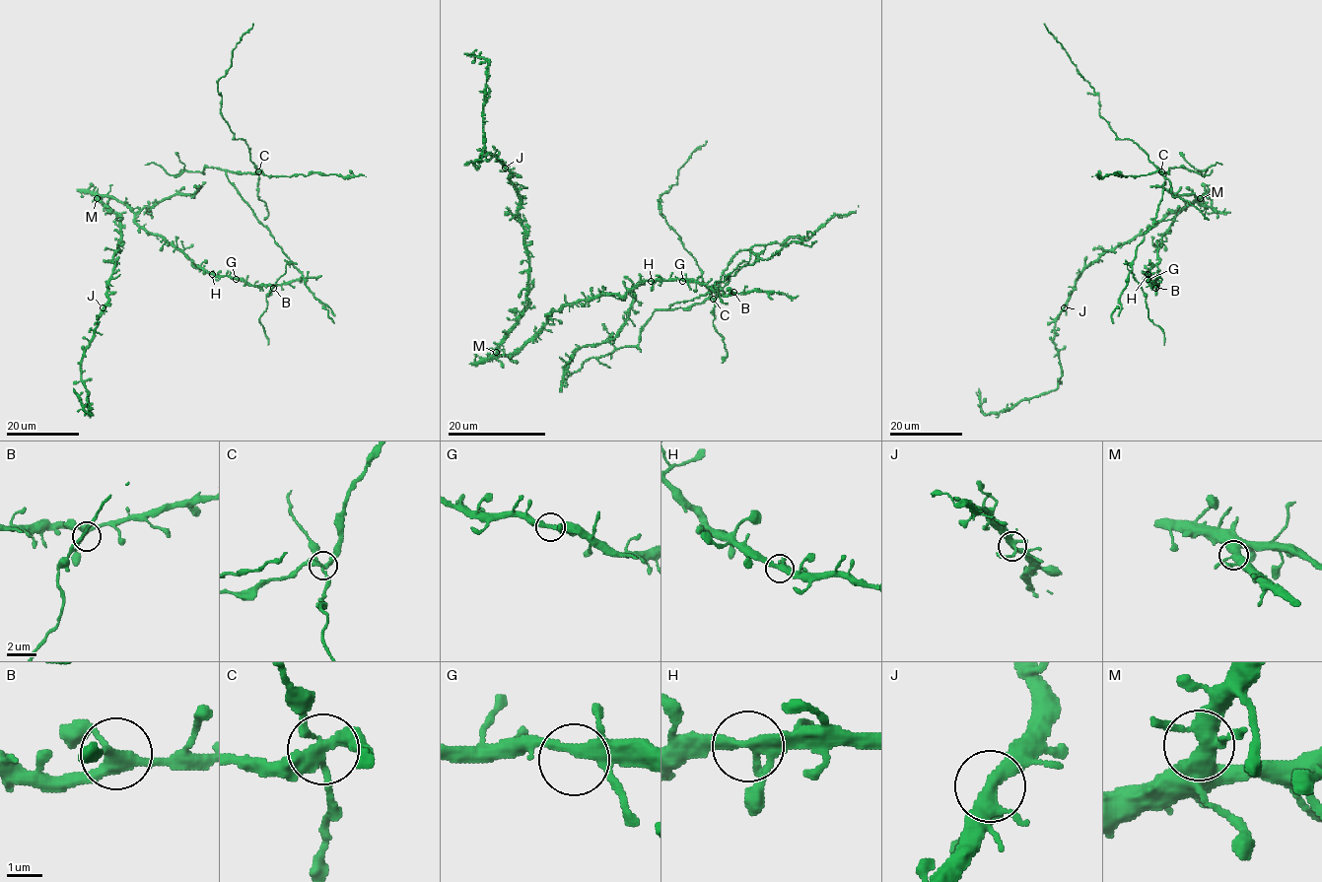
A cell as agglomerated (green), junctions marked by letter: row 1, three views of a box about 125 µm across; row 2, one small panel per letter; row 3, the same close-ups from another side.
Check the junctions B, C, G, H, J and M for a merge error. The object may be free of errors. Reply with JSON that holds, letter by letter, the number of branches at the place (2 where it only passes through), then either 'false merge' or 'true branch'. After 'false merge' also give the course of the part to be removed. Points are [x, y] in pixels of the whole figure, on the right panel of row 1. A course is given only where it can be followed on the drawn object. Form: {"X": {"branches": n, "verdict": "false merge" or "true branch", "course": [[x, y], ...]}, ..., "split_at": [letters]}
{"B": {"branches": 4, "verdict": "true branch"}, "C": {"branches": 4, "verdict": "false merge", "course": [[1161, 171], [1167, 170], [1156, 217], [1127, 268], [1146, 296], [1148, 317], [1164, 333], [1164, 345]]}, "G": {"branches": 4, "verdict": "true branch"}, "H": {"branches": 4, "verdict": "true branch"}, "J": {"branches": 4, "verdict": "true branch"}, "M": {"branches": 4, "verdict": "true branch"}, "split_at": ["C"]}

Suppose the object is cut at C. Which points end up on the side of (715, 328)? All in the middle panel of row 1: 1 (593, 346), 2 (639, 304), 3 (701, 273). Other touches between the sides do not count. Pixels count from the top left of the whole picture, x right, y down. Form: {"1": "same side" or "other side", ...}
{"1": "same side", "2": "same side", "3": "same side"}

